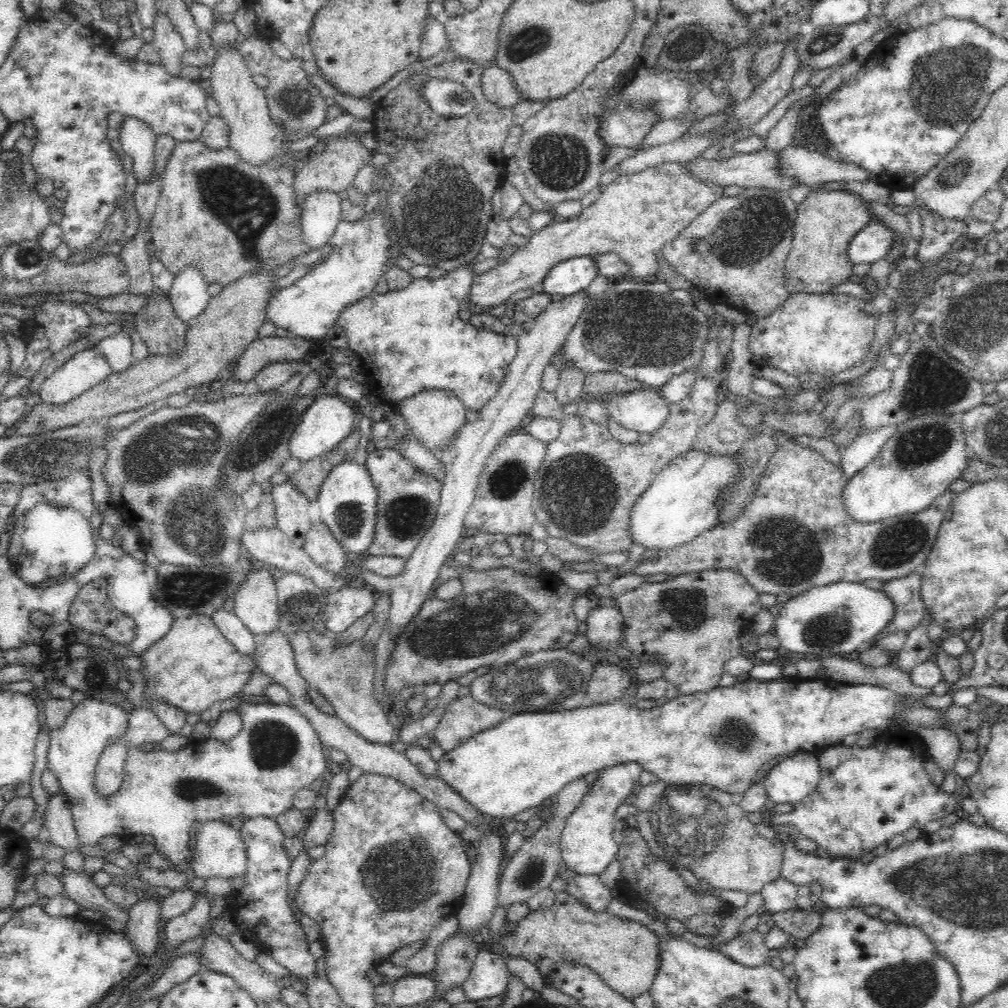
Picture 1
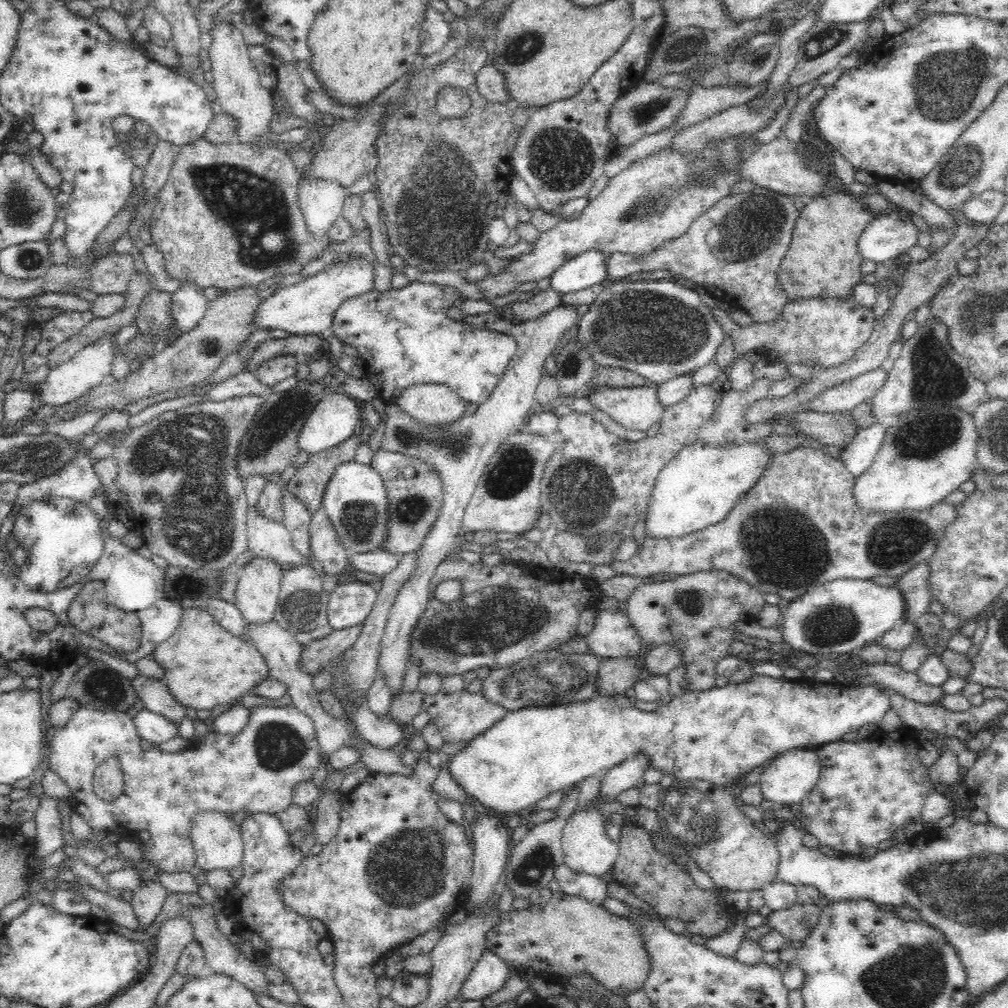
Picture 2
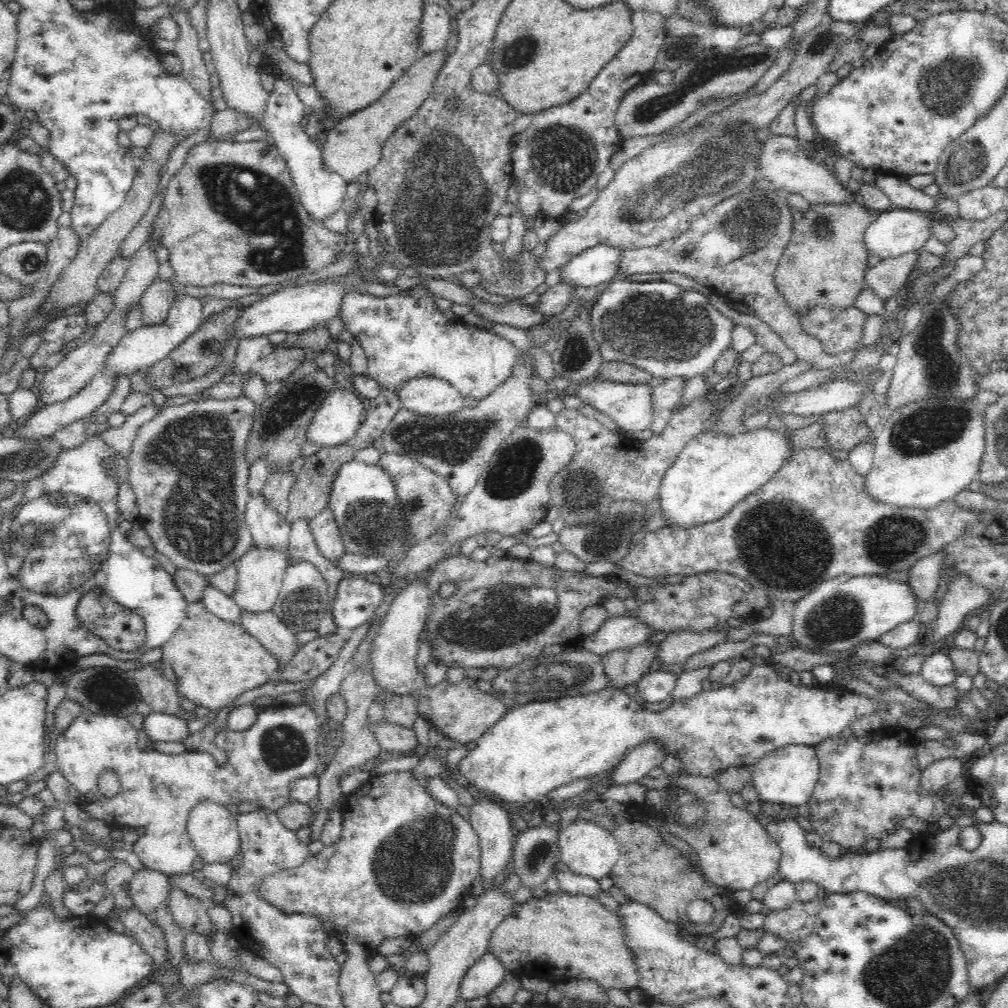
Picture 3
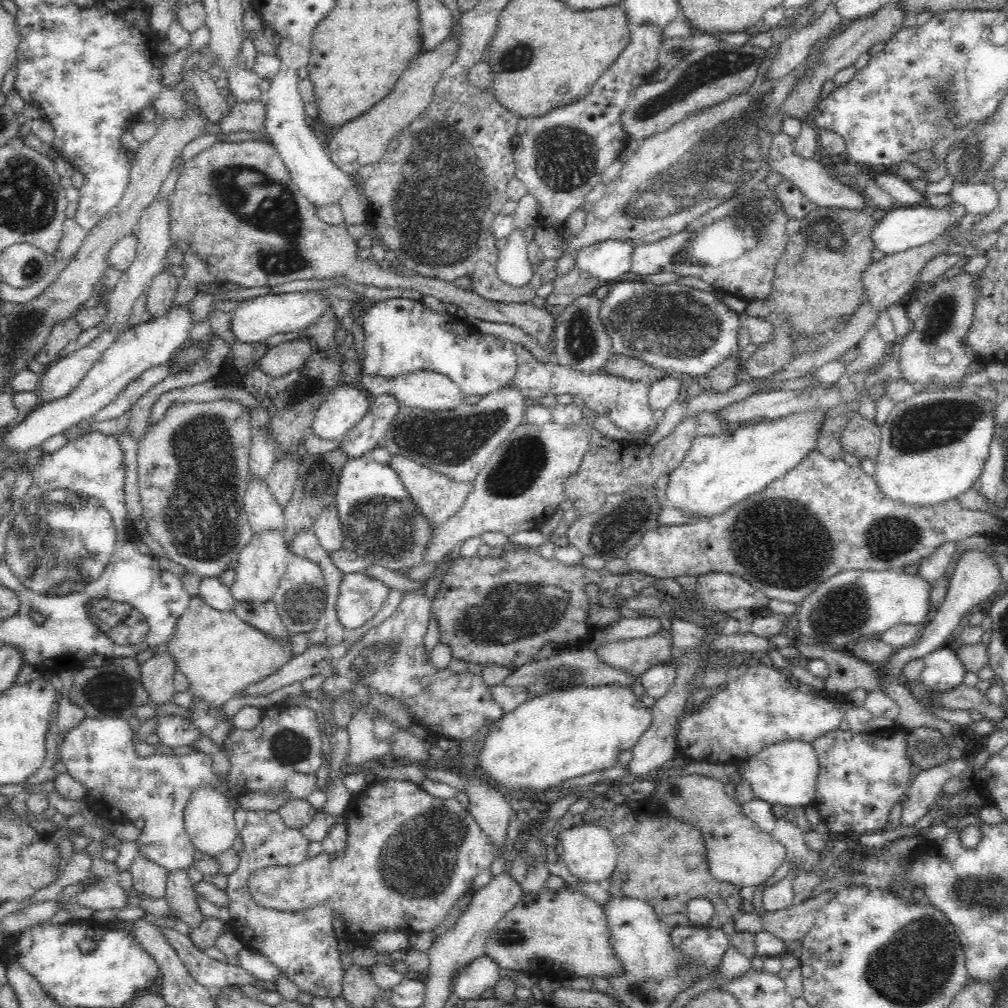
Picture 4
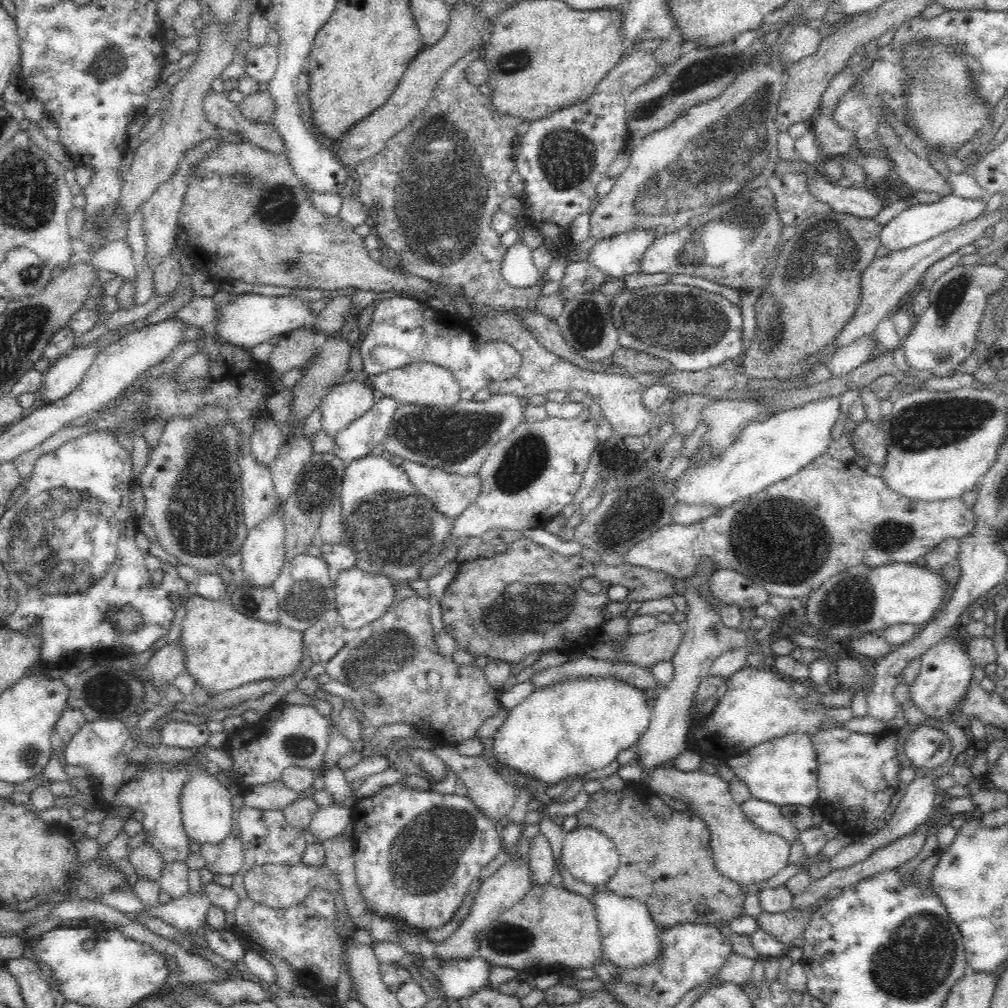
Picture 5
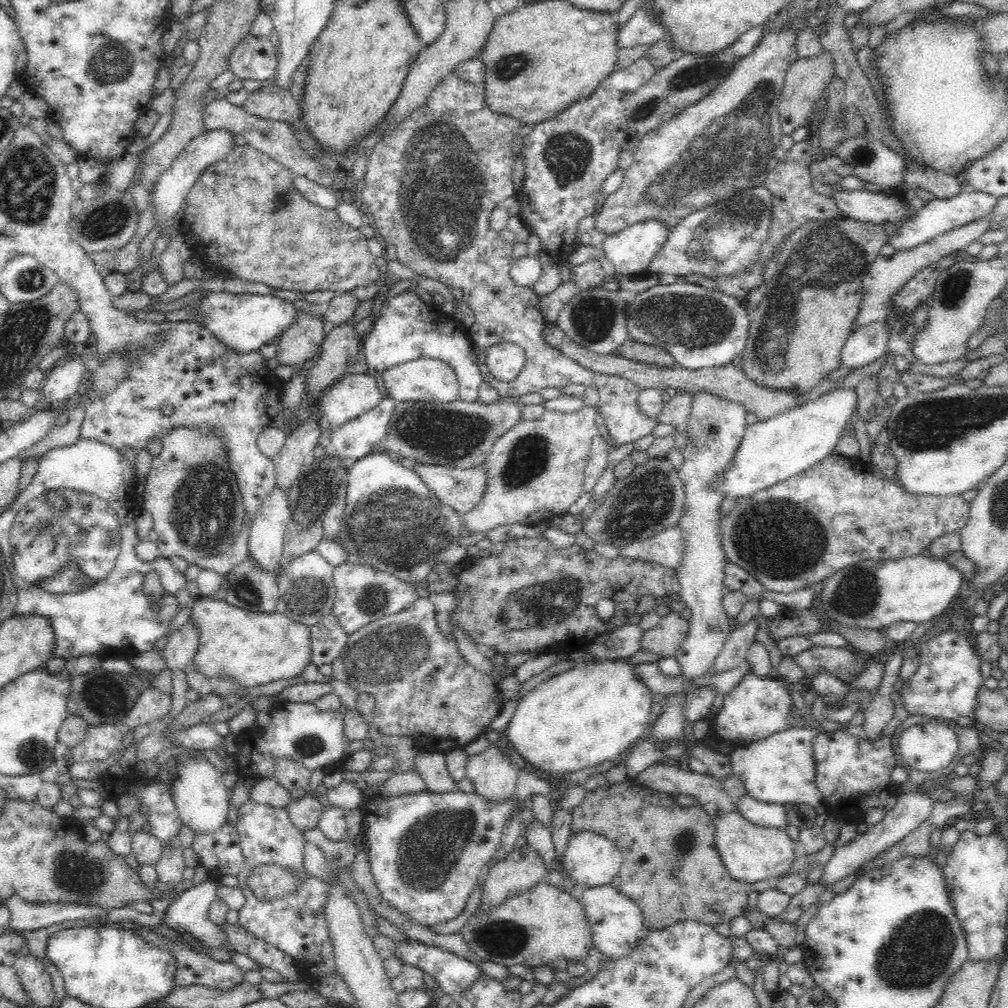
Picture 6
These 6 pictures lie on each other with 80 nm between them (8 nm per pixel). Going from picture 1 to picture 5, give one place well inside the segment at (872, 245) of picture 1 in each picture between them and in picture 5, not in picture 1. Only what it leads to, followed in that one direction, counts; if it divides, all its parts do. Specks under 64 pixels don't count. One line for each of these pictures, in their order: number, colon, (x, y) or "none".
2: (887, 235)
3: (895, 232)
4: (902, 228)
5: (919, 222)

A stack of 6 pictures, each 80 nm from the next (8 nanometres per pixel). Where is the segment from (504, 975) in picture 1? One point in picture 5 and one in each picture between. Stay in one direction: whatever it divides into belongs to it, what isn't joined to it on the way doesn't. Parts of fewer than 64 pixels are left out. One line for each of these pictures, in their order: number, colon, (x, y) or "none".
2: (489, 974)
3: (482, 978)
4: (469, 983)
5: (459, 979)

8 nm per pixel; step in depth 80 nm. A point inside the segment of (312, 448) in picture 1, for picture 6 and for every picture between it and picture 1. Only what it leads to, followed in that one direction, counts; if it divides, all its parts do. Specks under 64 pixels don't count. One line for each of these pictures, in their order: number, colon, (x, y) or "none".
2: (336, 417)
3: (337, 419)
4: (346, 405)
5: (345, 403)
6: (353, 396)

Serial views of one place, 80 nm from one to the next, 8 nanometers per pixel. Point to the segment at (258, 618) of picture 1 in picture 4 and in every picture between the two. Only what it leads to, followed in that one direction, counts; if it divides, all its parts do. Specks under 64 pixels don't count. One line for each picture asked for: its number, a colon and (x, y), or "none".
2: (256, 597)
3: (260, 575)
4: (259, 567)

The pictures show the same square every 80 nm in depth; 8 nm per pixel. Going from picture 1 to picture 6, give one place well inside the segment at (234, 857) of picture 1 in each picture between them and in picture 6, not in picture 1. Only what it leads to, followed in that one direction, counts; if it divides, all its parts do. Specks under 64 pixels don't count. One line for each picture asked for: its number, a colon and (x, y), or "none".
2: (217, 841)
3: (213, 831)
4: (210, 824)
5: (207, 813)
6: (202, 800)

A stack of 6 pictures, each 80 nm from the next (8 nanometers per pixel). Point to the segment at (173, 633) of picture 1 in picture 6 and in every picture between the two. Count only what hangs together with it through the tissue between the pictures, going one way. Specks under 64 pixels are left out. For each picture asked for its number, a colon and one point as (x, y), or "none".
2: (204, 665)
3: (214, 661)
4: (220, 655)
5: (223, 649)
6: (252, 649)

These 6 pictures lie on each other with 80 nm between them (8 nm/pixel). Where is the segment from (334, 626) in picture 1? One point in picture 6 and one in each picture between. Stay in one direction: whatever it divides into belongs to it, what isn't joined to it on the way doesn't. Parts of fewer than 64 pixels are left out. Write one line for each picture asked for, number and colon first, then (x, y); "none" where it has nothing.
2: (350, 603)
3: (357, 598)
4: (360, 597)
5: (361, 597)
6: (363, 594)

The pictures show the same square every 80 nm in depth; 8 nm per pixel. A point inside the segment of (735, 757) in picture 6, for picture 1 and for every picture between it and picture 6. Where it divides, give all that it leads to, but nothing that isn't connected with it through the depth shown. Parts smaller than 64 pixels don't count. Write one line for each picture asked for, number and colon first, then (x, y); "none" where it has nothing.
1: (792, 779)
2: (792, 775)
3: (787, 776)
4: (786, 773)
5: (783, 771)

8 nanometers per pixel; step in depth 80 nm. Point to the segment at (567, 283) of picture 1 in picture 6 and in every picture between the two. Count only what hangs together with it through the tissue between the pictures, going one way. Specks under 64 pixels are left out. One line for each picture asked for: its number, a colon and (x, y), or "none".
2: (582, 271)
3: (596, 266)
4: (607, 261)
5: (618, 255)
6: (630, 250)

